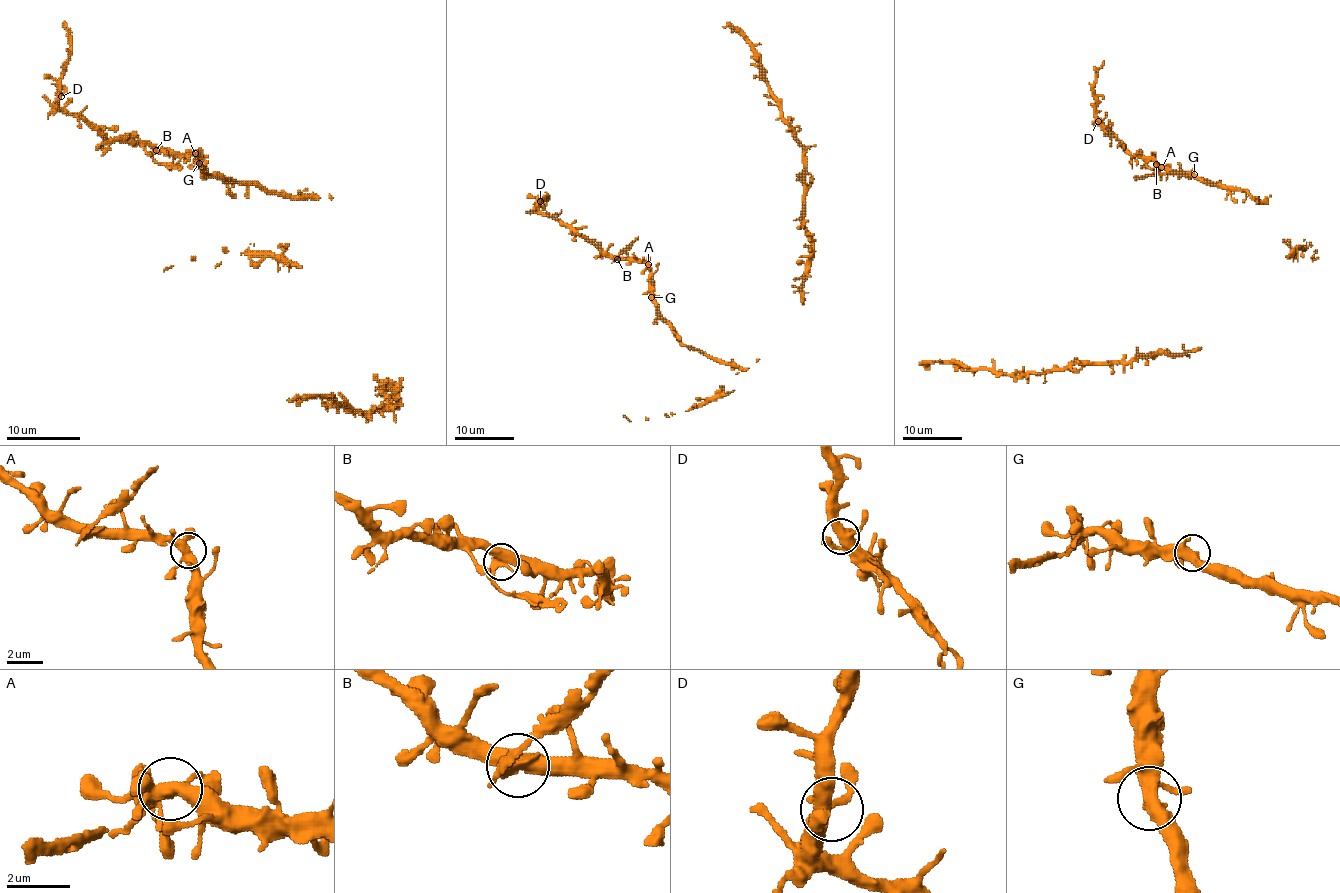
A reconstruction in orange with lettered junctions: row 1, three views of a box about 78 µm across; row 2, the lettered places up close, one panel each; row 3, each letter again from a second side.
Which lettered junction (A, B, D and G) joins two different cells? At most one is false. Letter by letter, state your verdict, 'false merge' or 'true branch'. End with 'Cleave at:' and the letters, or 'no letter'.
A: true branch
B: false merge
D: true branch
G: true branch
Cleave at: B

